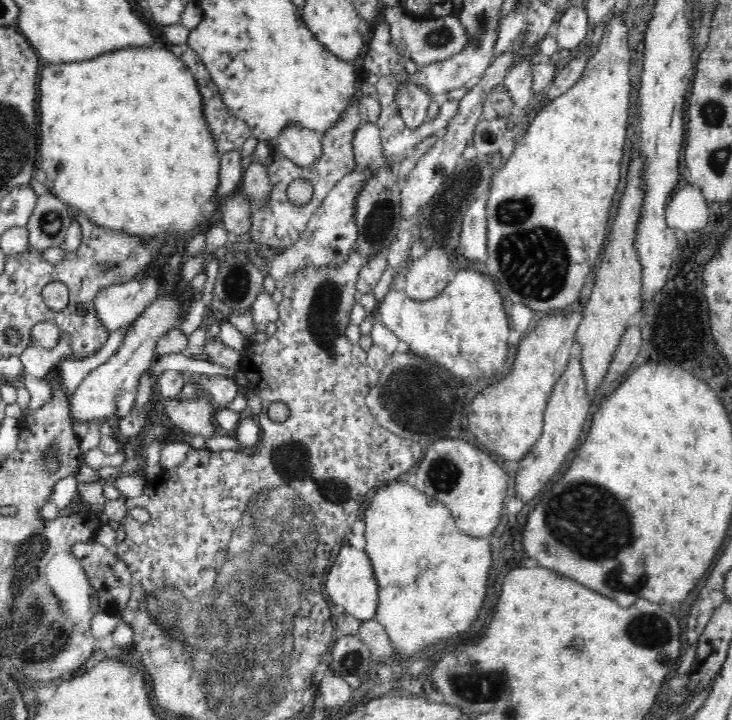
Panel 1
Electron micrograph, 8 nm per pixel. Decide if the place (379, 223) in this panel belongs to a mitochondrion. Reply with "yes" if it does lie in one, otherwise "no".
yes

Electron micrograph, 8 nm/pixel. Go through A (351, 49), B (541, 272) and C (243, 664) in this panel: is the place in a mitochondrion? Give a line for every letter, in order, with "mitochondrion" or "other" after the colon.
A: other
B: mitochondrion
C: mitochondrion

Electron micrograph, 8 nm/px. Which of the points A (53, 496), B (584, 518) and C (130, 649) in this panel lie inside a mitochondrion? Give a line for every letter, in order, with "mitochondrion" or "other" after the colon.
A: other
B: mitochondrion
C: other

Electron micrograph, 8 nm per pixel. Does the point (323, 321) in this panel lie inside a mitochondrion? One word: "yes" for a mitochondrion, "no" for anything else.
yes

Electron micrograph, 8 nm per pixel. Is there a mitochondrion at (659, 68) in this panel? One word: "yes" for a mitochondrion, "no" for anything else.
no

